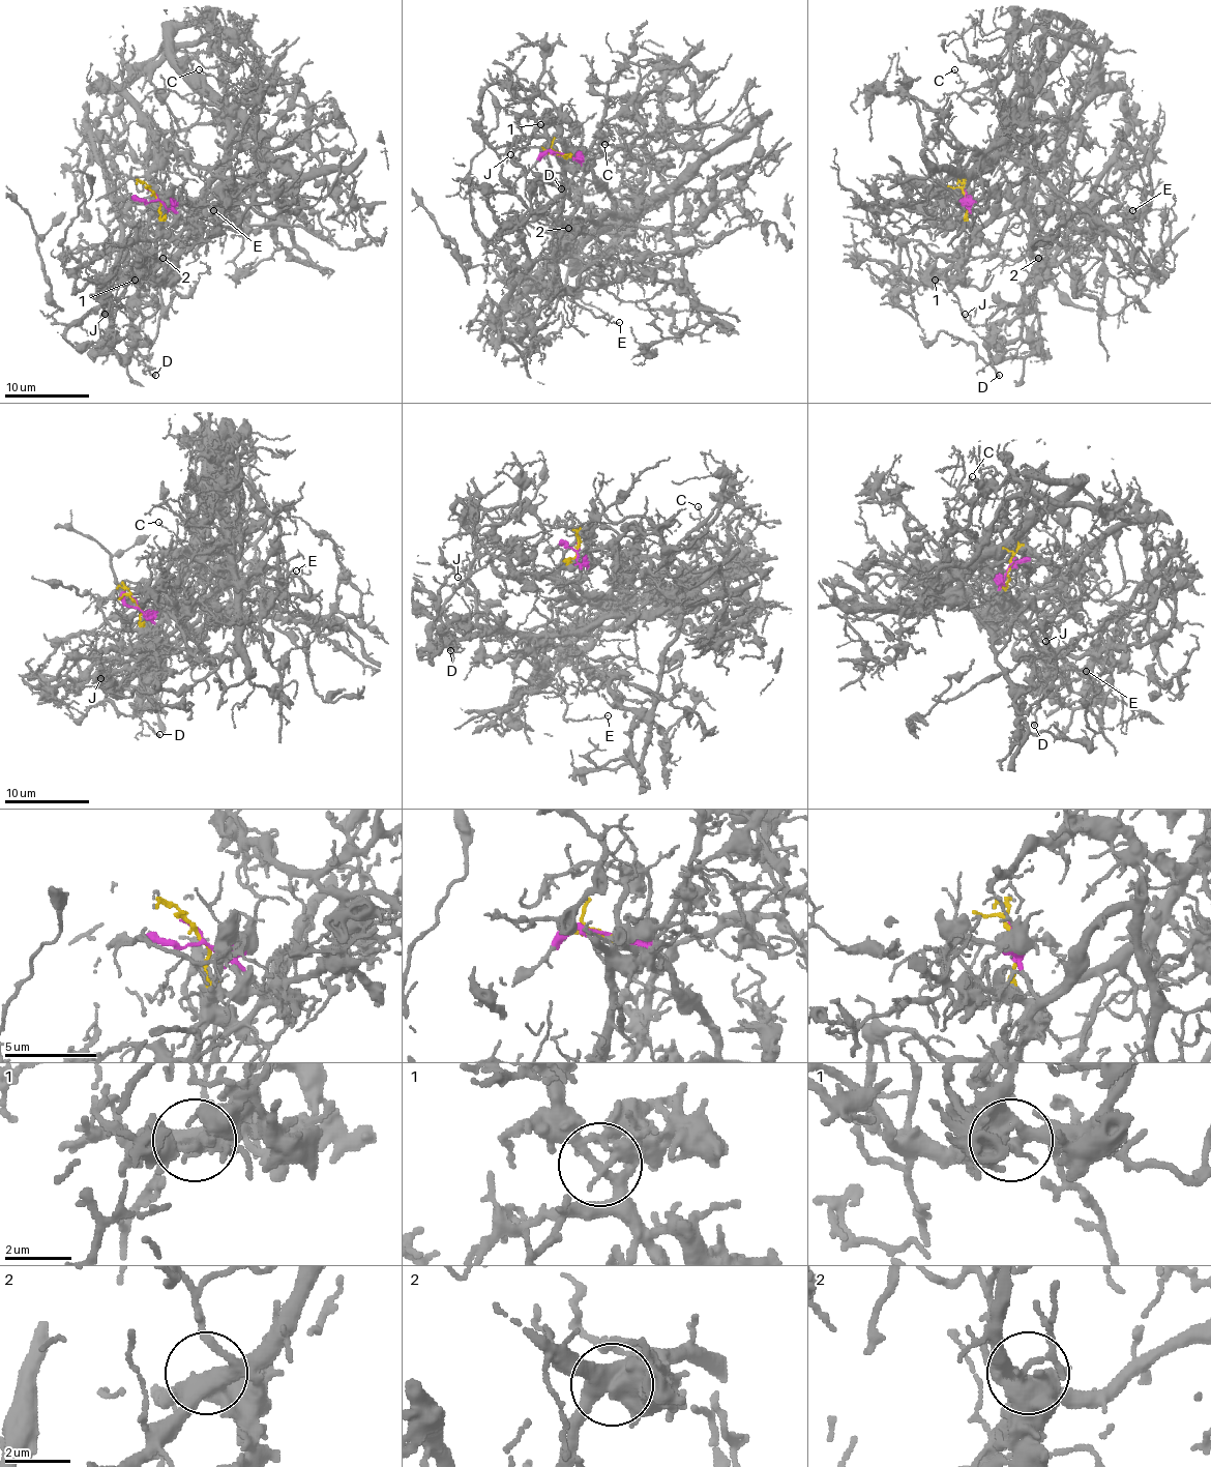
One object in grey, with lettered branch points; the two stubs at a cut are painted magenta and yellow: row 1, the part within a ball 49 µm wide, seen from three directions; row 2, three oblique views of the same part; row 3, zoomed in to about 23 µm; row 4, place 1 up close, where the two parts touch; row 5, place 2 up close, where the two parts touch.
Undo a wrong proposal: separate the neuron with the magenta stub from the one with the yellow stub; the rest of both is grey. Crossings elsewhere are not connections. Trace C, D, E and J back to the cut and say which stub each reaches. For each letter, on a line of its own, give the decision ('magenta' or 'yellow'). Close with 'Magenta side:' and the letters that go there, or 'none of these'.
C: magenta
D: yellow
E: magenta
J: yellow
Magenta side: C, E

